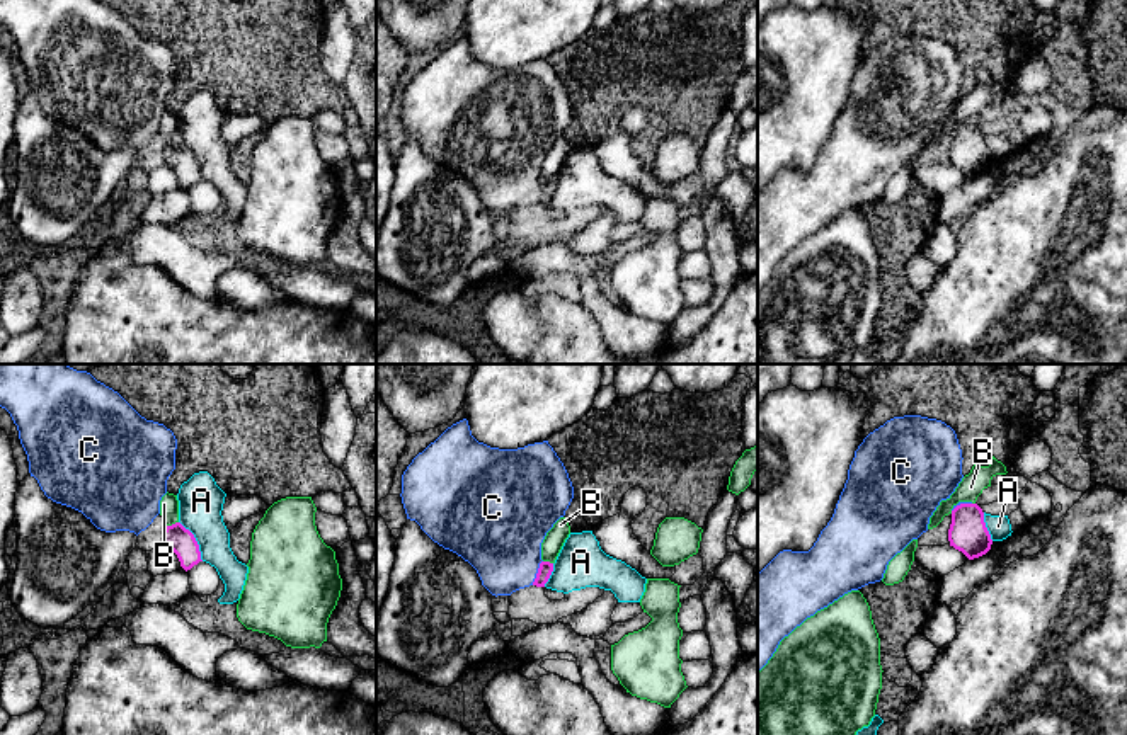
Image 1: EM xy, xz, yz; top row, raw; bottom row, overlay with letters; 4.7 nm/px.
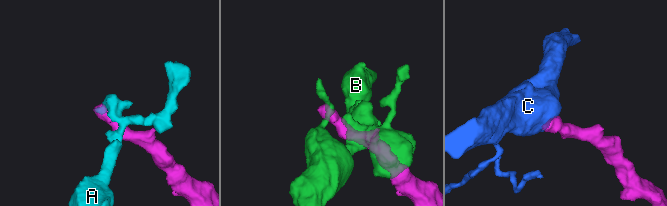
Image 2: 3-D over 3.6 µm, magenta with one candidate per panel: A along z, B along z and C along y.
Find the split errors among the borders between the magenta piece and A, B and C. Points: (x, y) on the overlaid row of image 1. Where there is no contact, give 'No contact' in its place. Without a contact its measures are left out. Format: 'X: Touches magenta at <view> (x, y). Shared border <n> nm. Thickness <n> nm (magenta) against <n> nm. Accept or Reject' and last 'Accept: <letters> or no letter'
A: Touches magenta at xy (196, 541). Shared border 220 nm. Thickness 120 nm (magenta) against 220 nm. Reject
B: Touches magenta at xy (172, 524). Shared border 70 nm. Thickness 120 nm (magenta) against 100 nm. Reject
C: Touches magenta at xz (538, 572). Shared border 130 nm. Thickness 70 nm (magenta) against 400 nm. Accept
Accept: C

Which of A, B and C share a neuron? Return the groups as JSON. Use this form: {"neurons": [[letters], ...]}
{"neurons": [["A"], ["B"], ["C"]]}

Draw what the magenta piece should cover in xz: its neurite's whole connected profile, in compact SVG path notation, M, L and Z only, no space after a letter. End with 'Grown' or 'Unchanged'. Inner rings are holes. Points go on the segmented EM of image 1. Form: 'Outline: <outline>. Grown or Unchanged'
Outline: M463 419L412 459L402 475L400 497L407 519L415 521L434 543L468 561L482 585L497 597L529 585L545 587L553 563L541 560L541 543L553 524L565 516L574 499L574 487L548 441L518 449L490 447L472 436L468 420Z. Grown

